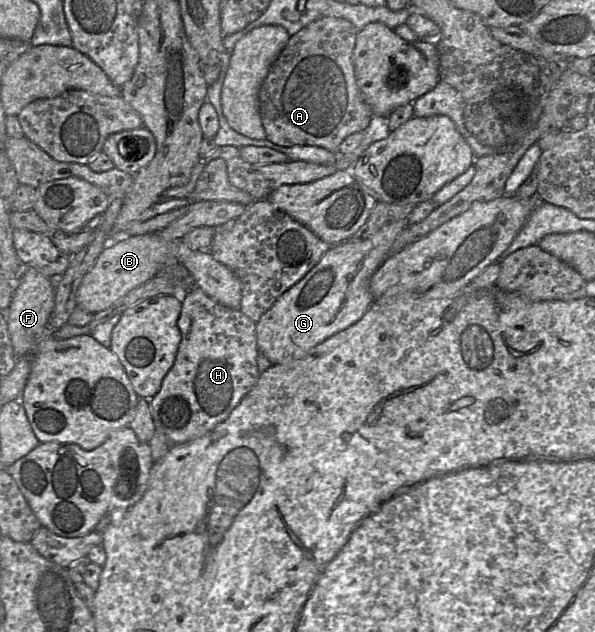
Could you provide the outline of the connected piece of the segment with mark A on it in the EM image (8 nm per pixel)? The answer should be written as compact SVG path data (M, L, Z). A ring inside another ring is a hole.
M325 16L290 36L259 91L260 115L267 140L284 147L317 146L338 154L339 146L347 136L368 127L373 112L359 89L352 61L358 31L346 19Z

